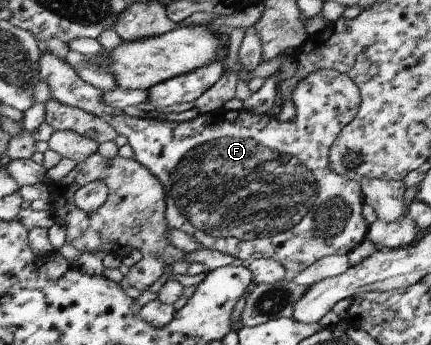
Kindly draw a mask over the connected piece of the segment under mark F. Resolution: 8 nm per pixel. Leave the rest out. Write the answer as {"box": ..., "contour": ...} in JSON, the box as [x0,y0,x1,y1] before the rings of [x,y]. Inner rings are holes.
{"box":[37,51,368,280],"contour":[[[44,51],[39,55],[37,60],[37,71],[39,80],[44,80],[49,88],[49,94],[52,99],[57,100],[60,104],[68,105],[84,112],[96,115],[104,119],[117,134],[122,134],[126,137],[127,144],[133,150],[132,158],[139,162],[143,167],[148,169],[150,174],[153,174],[162,185],[165,194],[165,209],[164,218],[169,228],[178,229],[182,232],[193,236],[202,248],[218,250],[222,254],[230,254],[232,258],[242,260],[256,259],[272,259],[280,263],[286,272],[286,277],[292,280],[302,269],[309,267],[314,261],[327,257],[328,255],[346,255],[348,252],[358,246],[366,236],[368,224],[364,221],[360,210],[362,210],[363,198],[359,183],[355,180],[347,179],[345,176],[340,176],[329,169],[327,161],[327,152],[334,138],[341,128],[344,128],[350,120],[356,116],[360,97],[358,87],[355,86],[346,75],[334,69],[318,69],[310,74],[307,74],[299,83],[294,83],[290,93],[290,100],[294,107],[293,119],[289,121],[279,121],[270,116],[270,114],[251,113],[240,109],[237,111],[229,111],[225,108],[218,108],[210,113],[200,113],[195,118],[181,123],[157,121],[156,119],[144,119],[129,117],[121,113],[120,109],[113,109],[106,106],[102,102],[101,90],[93,87],[91,84],[84,82],[73,69],[73,66],[66,60],[60,59],[50,51]]]}

